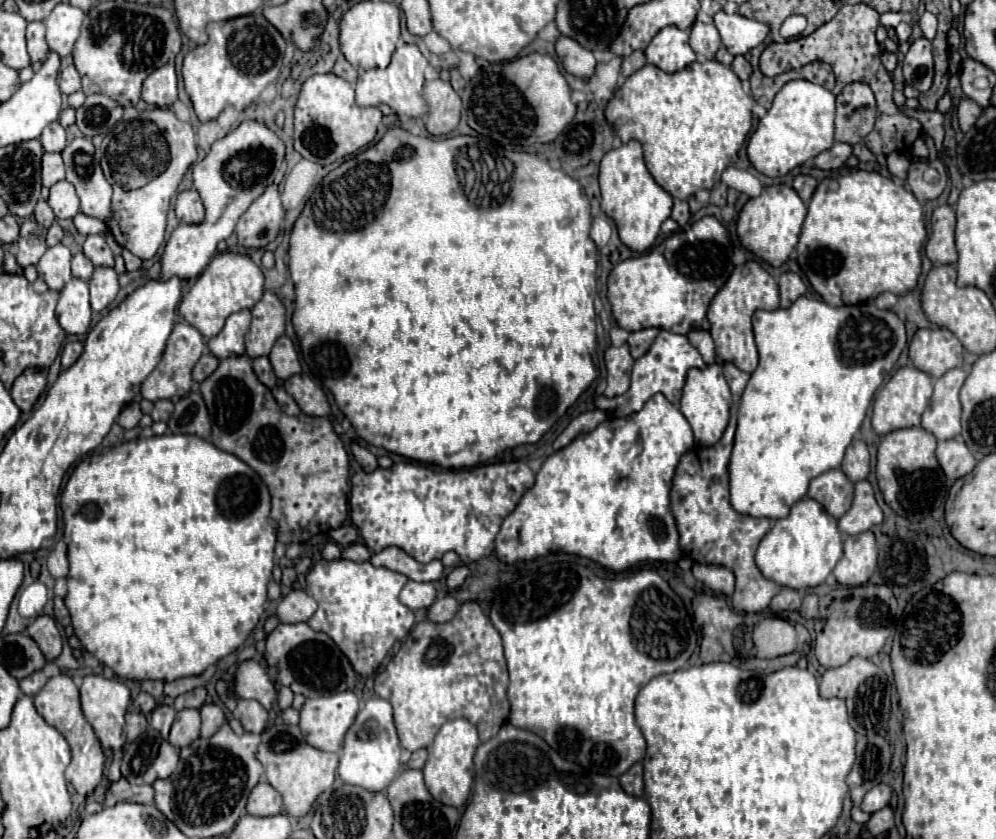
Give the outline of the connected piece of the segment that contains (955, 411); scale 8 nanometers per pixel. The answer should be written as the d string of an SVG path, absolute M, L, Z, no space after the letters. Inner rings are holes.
M953 368L935 380L931 402L921 418L921 428L931 432L937 440L951 440L961 434L963 406L959 402L959 390L965 378L967 372Z

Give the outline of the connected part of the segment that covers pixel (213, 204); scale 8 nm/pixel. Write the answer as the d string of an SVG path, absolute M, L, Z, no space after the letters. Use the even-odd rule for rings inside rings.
M253 120L241 122L233 132L217 140L209 154L191 170L193 186L205 206L205 220L199 226L177 226L171 232L161 256L161 280L169 280L173 276L181 280L197 278L213 258L217 244L233 234L241 214L265 192L267 184L275 180L283 158L285 144L279 136Z

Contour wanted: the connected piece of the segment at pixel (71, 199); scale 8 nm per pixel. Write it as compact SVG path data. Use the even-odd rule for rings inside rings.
M67 180L53 184L49 190L49 198L49 206L57 218L73 218L79 212L79 198L75 194L75 188Z

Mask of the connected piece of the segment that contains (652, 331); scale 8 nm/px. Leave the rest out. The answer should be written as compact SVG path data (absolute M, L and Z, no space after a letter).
M645 328L645 330L639 330L639 332L631 332L629 340L627 340L629 348L631 348L631 356L633 358L643 356L651 348L657 334L659 334L657 328Z

